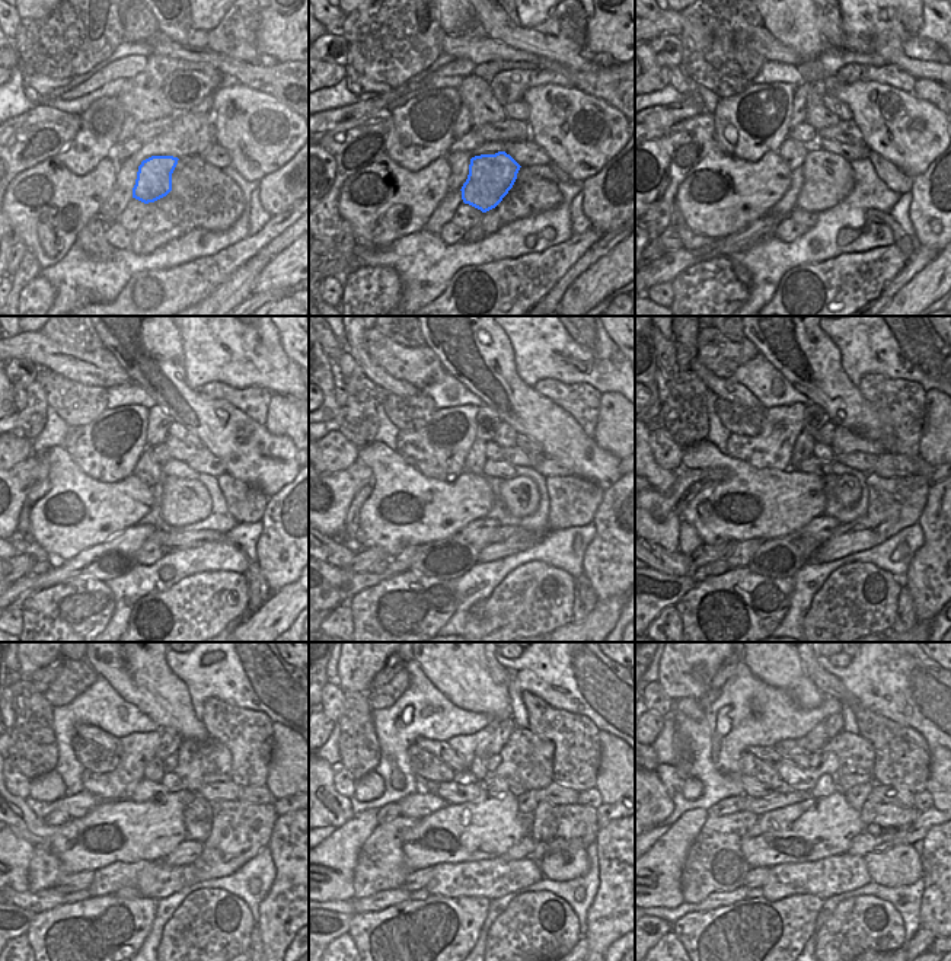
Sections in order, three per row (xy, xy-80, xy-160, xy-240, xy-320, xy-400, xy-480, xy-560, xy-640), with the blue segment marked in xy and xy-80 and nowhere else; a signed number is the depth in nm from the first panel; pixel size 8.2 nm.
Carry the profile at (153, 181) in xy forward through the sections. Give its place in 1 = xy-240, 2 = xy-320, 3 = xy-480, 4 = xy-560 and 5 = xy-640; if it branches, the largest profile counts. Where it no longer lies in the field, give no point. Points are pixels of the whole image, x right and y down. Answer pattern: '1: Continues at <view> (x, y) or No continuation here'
1: Continues at xy-240 (184, 503)
2: Continues at xy-320 (520, 495)
3: Continues at xy-480 (198, 804)
4: Continues at xy-560 (527, 801)
5: Continues at xy-640 (855, 797)

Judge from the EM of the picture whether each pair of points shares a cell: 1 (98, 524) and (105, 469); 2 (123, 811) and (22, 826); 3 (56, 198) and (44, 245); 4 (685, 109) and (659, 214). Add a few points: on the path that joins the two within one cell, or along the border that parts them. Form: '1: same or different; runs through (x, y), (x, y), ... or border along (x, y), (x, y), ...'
1: different; border along (75, 462), (105, 482), (131, 475)
2: same; runs through (98, 823), (86, 824), (75, 833), (47, 833)
3: same; runs through (42, 173), (29, 175), (16, 198), (32, 217)
4: different; border along (704, 112), (685, 118), (667, 128)

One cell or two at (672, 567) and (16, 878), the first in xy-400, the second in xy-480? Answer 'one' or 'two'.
two

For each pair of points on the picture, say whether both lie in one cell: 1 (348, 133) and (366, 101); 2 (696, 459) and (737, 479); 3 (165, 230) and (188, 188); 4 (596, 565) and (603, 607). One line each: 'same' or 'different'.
1: different
2: same
3: same
4: different

